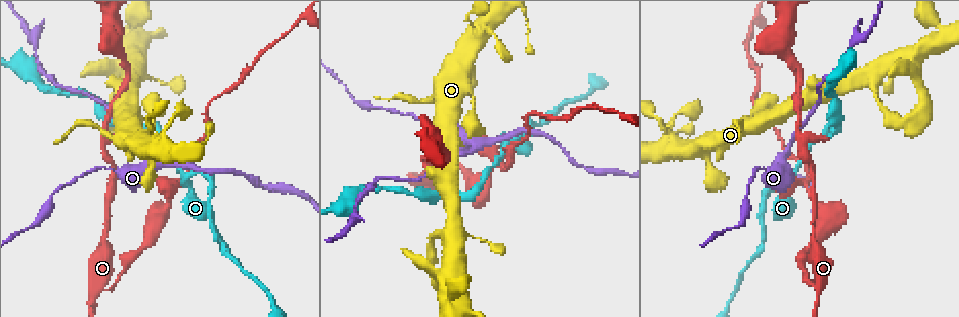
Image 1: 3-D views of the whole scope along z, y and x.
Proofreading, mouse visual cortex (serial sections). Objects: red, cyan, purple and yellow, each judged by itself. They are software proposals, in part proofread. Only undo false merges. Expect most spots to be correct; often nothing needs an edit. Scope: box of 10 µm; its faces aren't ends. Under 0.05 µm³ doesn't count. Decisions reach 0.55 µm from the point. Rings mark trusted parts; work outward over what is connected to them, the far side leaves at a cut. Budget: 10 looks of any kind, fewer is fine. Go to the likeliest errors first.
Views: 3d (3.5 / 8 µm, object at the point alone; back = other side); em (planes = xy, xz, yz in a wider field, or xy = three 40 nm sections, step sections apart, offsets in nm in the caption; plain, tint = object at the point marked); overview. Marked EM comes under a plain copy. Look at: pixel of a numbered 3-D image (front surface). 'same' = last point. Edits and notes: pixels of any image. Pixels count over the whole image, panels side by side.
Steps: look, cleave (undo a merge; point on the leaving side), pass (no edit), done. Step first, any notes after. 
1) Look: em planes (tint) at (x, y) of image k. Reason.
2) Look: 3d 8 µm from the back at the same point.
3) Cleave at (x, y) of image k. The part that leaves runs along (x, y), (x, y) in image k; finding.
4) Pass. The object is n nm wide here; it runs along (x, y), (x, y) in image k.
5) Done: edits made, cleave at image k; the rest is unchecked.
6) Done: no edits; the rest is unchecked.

Look: 3d 8 µm at (190, 174) of image 1. Abrupt turn.

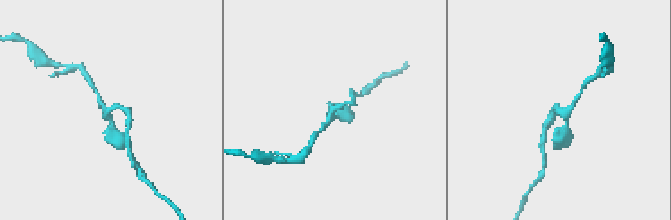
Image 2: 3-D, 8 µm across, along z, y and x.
Look: em xy step 2 (tint) at the same point.

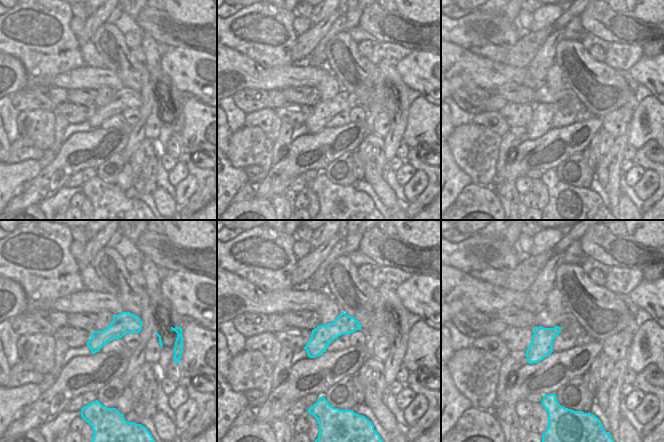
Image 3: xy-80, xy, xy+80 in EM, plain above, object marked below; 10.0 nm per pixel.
Pass. 3 arms meet here; the arms are 150, 200, 200 nm wide; it runs along (358, 327), (336, 328), (310, 354) in image 3; continuous, no second cell.

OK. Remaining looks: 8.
Look: 3d 3.5 µm at (836, 125) of image 1. Thin neck.

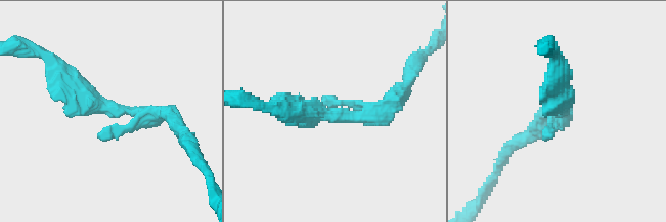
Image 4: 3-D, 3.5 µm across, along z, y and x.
Look: em xy step 2 (tint) at (123, 113) of image 4. Now the EM.

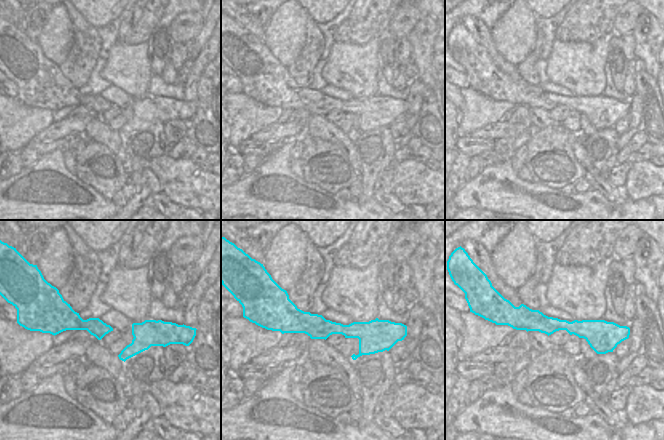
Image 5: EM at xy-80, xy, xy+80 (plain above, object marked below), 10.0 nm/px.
Pass. It runs along (178, 126), (101, 108), (68, 80) in image 4; continuous, no second cell.

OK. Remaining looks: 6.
Look: 3d 3.5 µm at (525, 117) of image 1. Sharp bend.

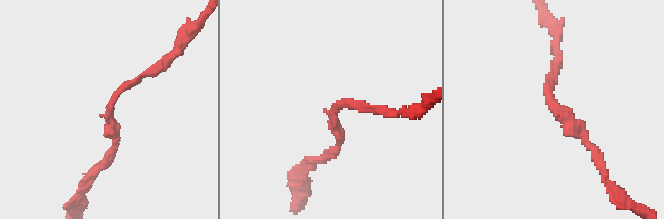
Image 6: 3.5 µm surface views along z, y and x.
Look: em planes (tint) at (333, 109) of image 6. The arms are 150, 150 nm wide; need the tissue.

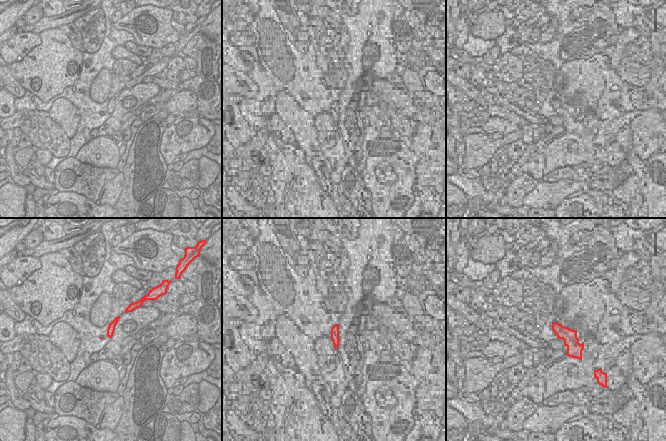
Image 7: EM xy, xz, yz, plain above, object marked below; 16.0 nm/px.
Pass. It runs along (597, 154), (551, 102), (556, 65) in image 6; one cell here.

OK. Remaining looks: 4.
Look: em xy step 5 (tint) at (170, 85) of image 1. Thin neck.

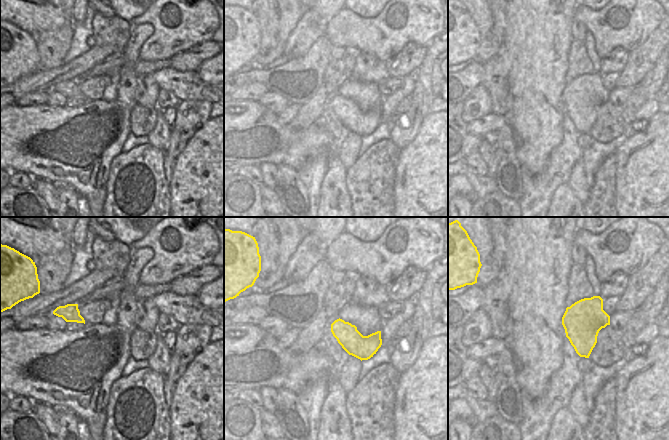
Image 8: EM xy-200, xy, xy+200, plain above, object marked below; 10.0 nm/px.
Look: 3d 3.5 µm at the same point.

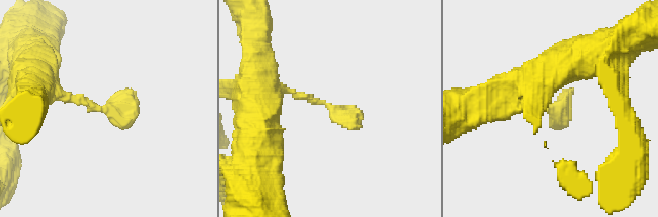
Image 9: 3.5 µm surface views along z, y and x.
Pass. It runs along (257, 80), (322, 101), (359, 126) in image 9; all the same cell.

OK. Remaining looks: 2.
Done: no edits; the rest is unchecked.

